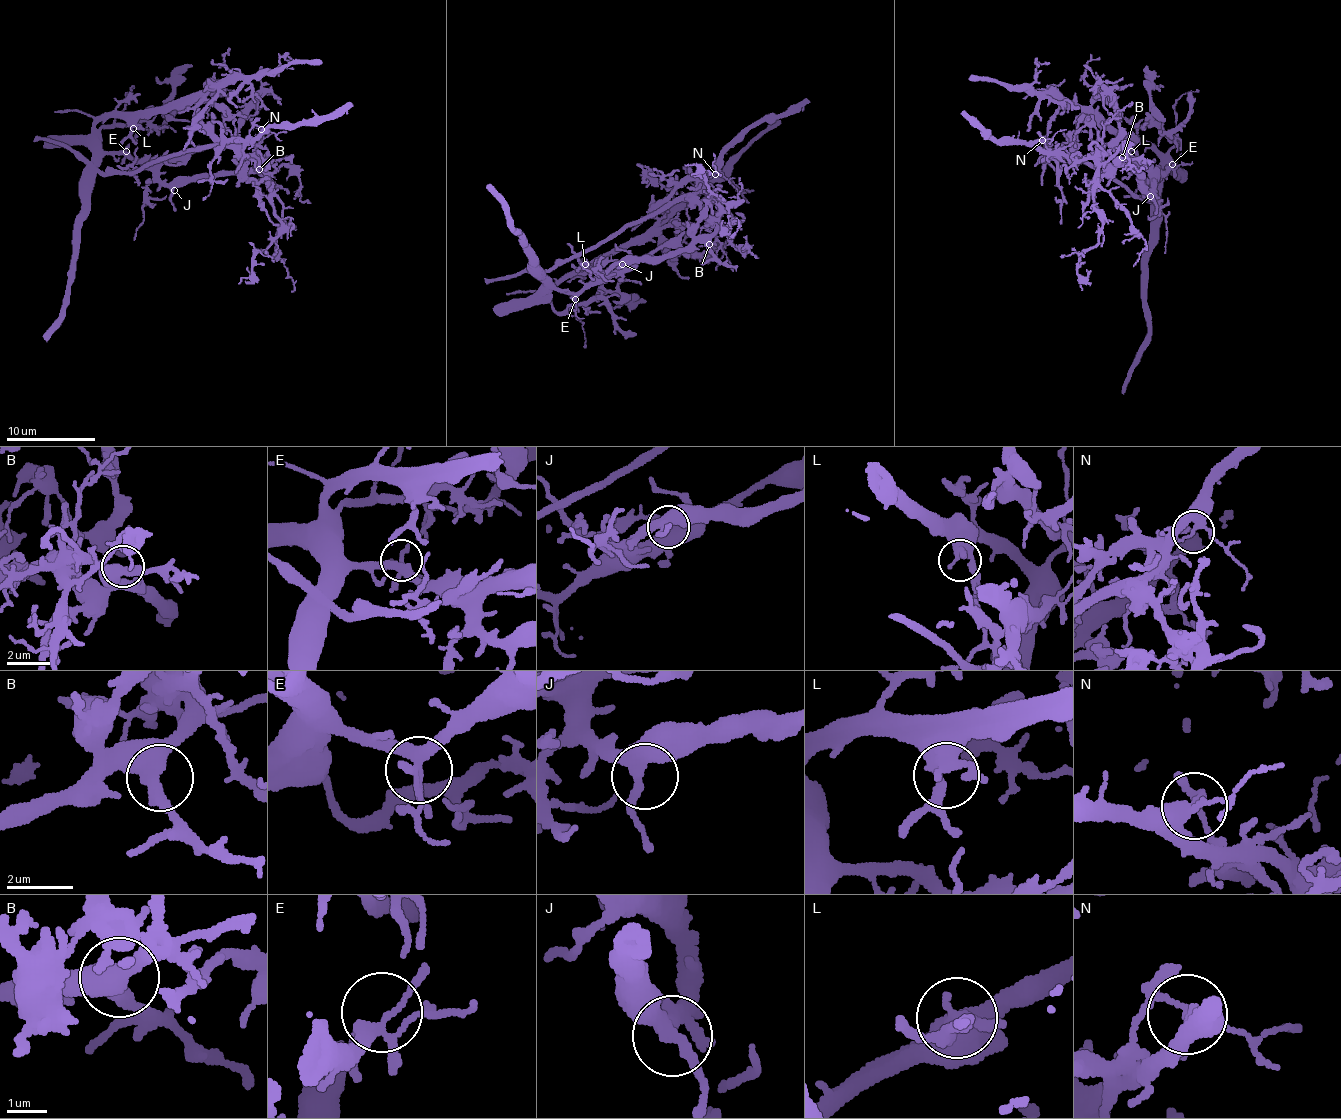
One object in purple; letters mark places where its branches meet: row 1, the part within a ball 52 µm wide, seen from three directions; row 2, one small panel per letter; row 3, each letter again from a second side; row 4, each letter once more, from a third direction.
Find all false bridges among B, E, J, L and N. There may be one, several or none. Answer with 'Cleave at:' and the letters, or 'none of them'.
Cleave at: N

